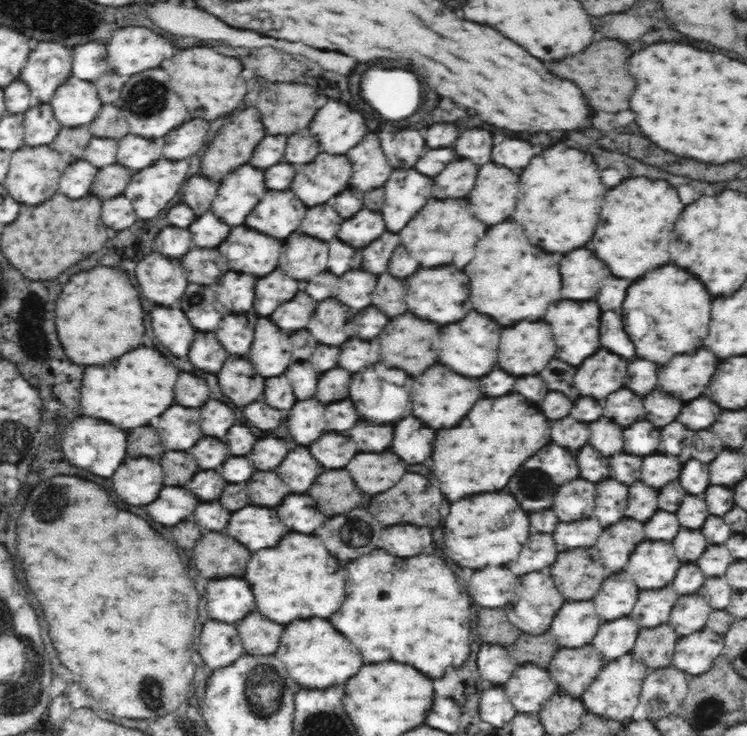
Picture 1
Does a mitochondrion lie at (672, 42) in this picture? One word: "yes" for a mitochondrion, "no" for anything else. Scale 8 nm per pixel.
no

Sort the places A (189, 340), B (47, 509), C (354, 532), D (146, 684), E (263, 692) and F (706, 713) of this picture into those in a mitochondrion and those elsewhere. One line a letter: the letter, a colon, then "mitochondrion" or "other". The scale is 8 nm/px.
A: other
B: mitochondrion
C: mitochondrion
D: mitochondrion
E: mitochondrion
F: mitochondrion

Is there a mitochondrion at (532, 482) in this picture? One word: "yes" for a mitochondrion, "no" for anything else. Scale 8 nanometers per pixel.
yes

